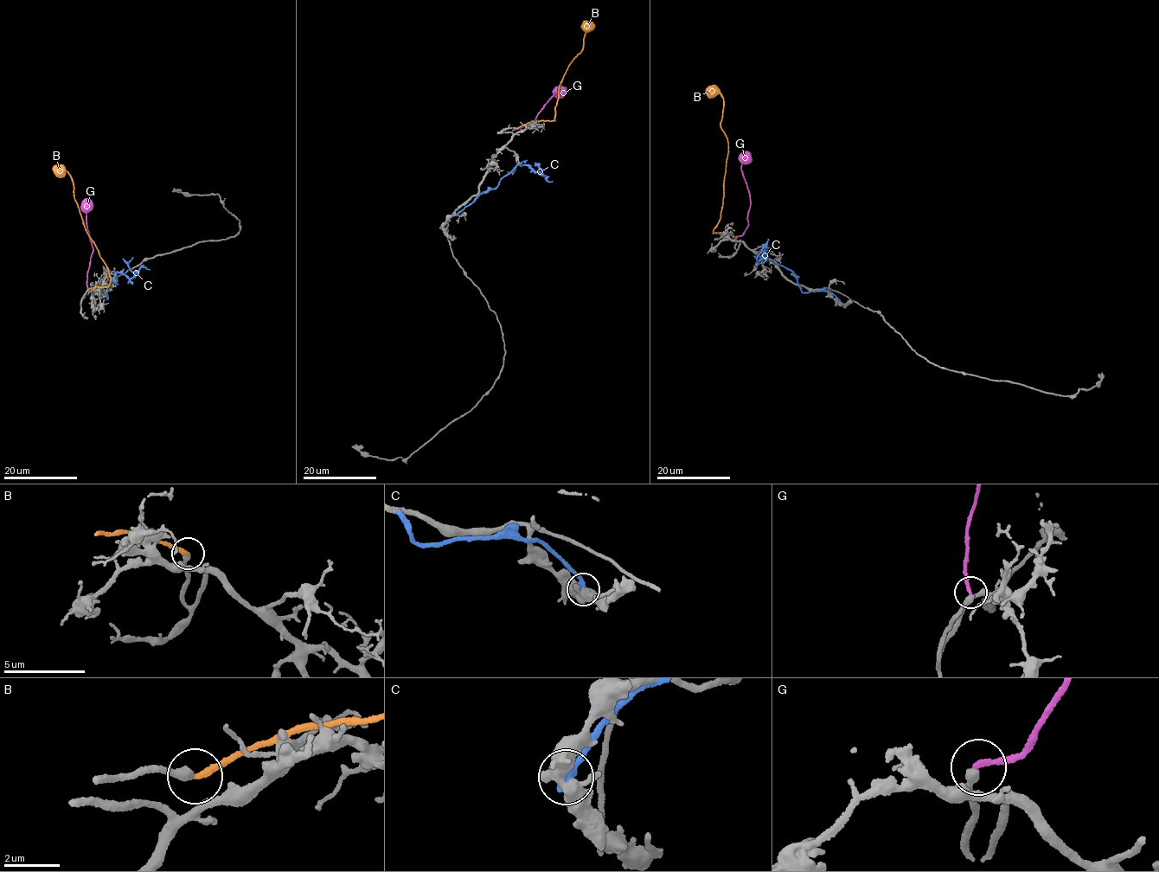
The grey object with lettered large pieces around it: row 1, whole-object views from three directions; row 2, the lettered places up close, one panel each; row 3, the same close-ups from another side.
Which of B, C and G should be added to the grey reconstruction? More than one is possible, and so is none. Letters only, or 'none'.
B

